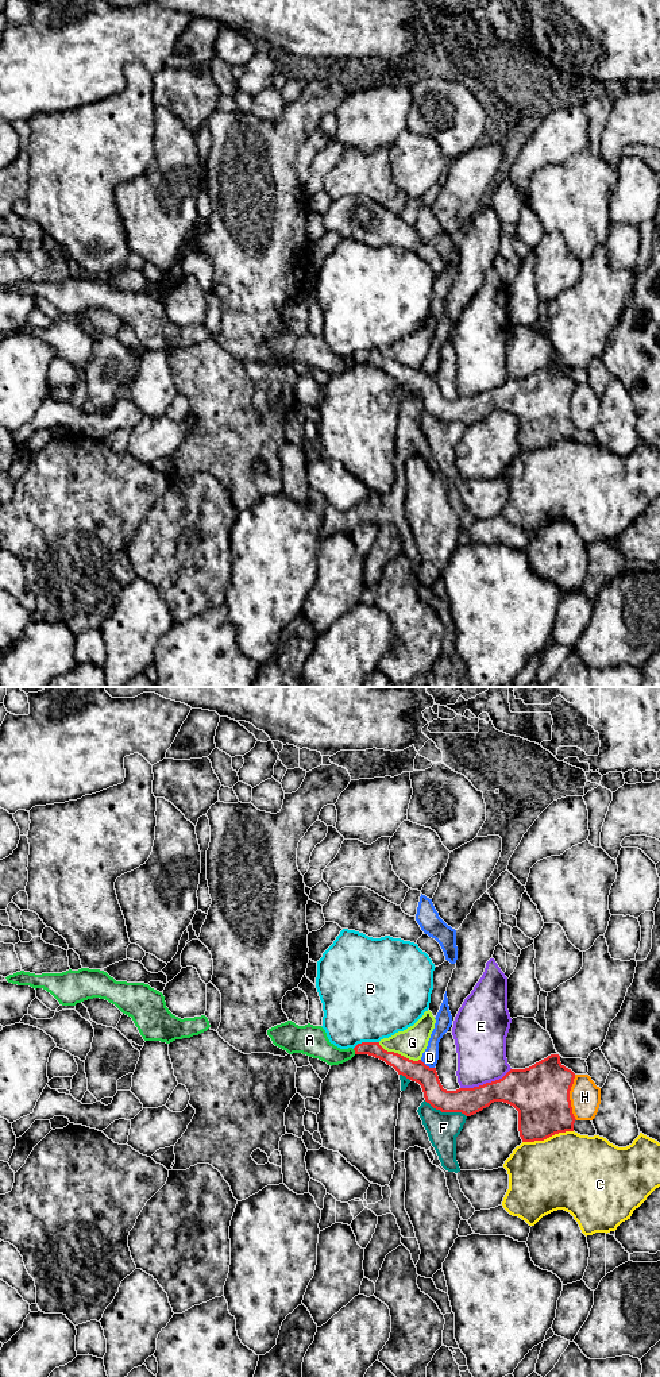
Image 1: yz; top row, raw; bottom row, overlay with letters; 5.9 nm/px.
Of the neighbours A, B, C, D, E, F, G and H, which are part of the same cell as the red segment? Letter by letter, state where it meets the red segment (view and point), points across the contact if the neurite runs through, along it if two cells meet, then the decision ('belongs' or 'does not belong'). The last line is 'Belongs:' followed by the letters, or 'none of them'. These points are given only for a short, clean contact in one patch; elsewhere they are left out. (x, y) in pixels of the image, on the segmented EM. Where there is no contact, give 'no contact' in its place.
A: contact yz (355, 1052); border yz (352, 1049), (355, 1053); does not belong
B: contact yz (365, 1042); border yz (378, 1041), (362, 1041), (352, 1048); does not belong
C: contact yz (547, 1137); does not belong
D: contact yz (425, 1065); border yz (420, 1060), (433, 1068); does not belong
E: contact yz (486, 1083); does not belong
F: contact yz (446, 1111); does not belong
G: contact yz (400, 1055); border yz (378, 1042), (388, 1050), (420, 1060); does not belong
H: contact yz (568, 1098); does not belong
Belongs: none of them

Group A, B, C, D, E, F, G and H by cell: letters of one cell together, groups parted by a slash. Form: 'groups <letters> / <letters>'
groups A F / B / C / D / E / G / H

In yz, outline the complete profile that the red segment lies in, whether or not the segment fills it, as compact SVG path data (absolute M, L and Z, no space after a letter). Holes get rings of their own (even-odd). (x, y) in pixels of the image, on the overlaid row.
M362 1042L355 1054L368 1054L393 1066L398 1075L421 1085L425 1102L441 1112L471 1116L494 1102L503 1102L518 1111L522 1142L544 1141L555 1134L574 1131L570 1091L575 1073L551 1054L525 1069L510 1069L502 1079L474 1088L447 1091L436 1068L385 1050L379 1042Z

